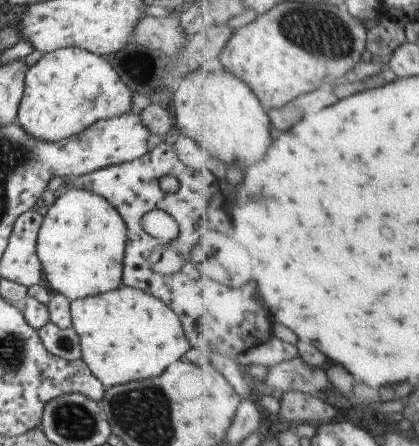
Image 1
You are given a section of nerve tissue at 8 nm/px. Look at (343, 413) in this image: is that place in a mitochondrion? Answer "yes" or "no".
no

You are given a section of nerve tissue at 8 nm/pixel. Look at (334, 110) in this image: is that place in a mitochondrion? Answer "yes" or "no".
no

